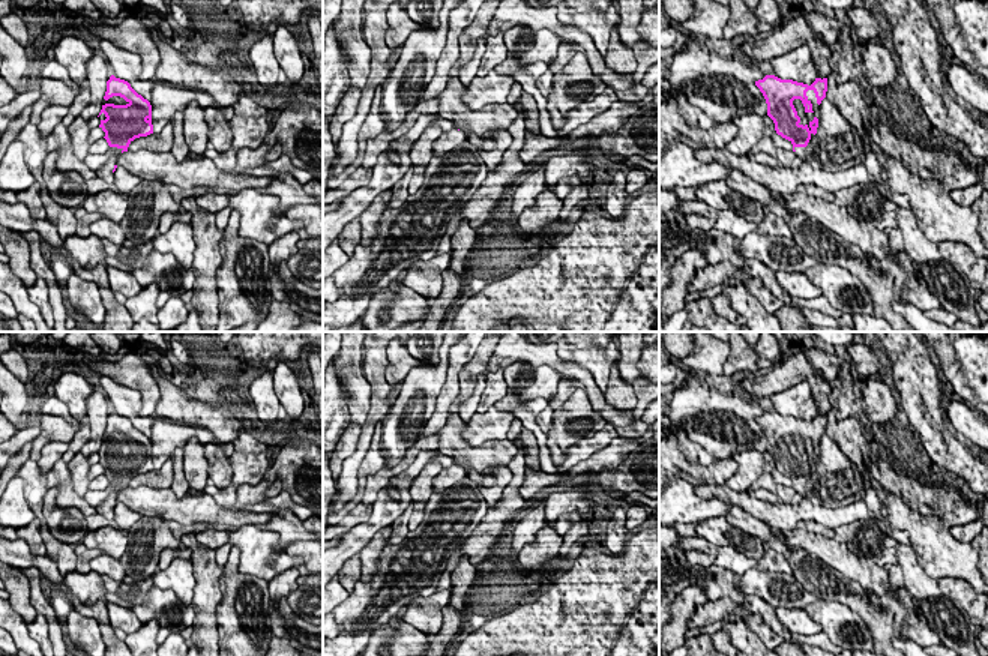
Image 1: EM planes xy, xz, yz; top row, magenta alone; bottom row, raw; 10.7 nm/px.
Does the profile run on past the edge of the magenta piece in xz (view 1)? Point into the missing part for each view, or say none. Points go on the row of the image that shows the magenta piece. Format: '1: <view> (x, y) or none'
1: none

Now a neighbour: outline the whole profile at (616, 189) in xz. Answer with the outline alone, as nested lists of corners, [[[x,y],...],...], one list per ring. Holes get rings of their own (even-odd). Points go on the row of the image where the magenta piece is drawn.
[[[617,171],[608,185],[604,209],[614,218],[622,218],[631,195],[626,192],[626,173]]]

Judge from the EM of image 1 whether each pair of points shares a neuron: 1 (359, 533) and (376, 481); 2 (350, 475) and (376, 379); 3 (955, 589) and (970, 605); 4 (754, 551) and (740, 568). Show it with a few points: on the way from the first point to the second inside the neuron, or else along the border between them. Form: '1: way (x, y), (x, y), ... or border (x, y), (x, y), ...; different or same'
1: border (394, 476), (379, 491), (373, 505); different
2: way (361, 451), (367, 430), (379, 410), (379, 403); same
3: way (960, 593), (967, 601); same
4: border (716, 545), (748, 557), (766, 547); different

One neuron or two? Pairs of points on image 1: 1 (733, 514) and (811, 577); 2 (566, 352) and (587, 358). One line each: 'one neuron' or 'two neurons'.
1: two neurons
2: one neuron

